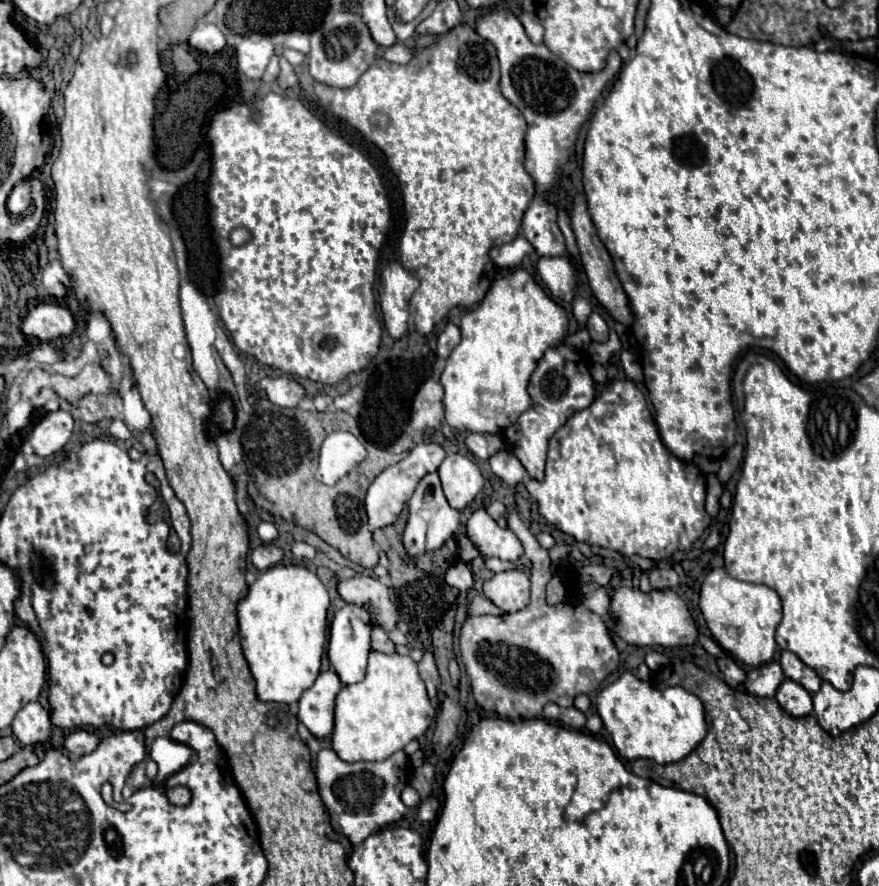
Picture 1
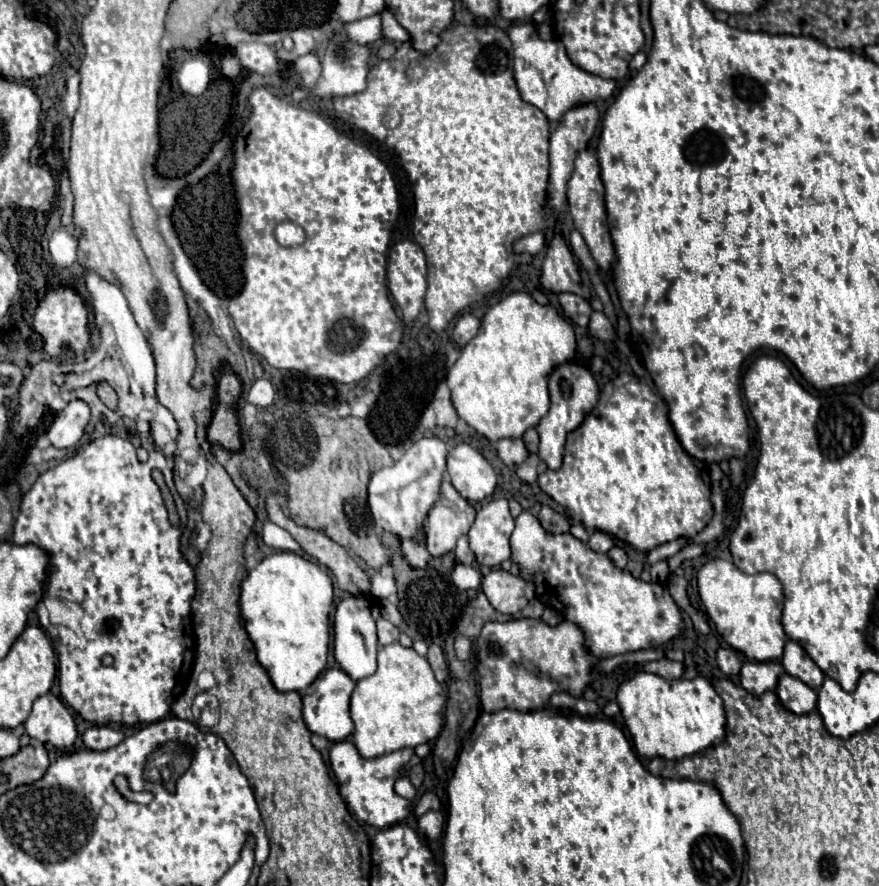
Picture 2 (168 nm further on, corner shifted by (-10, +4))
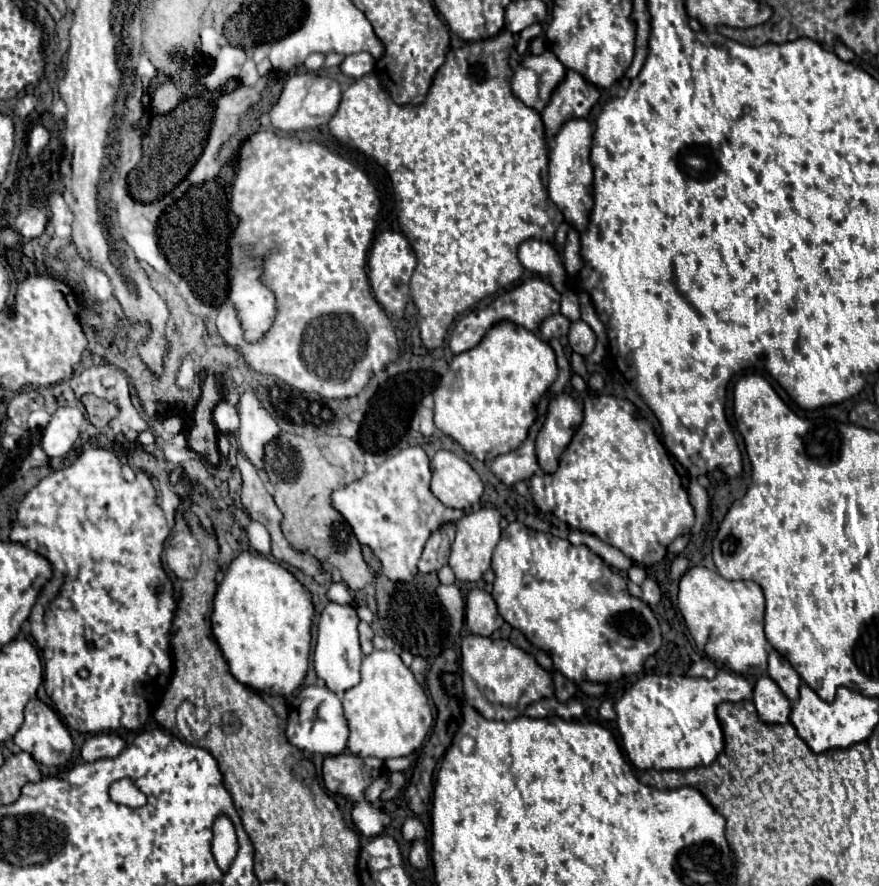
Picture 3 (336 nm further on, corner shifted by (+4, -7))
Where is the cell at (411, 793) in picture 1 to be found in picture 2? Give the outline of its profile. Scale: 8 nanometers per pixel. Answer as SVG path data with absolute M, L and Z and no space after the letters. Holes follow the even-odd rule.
M402 776L402 778L398 778L398 780L396 780L394 790L396 790L400 796L408 798L408 800L414 800L414 798L416 798L416 788L410 784L410 780L408 780L406 776Z

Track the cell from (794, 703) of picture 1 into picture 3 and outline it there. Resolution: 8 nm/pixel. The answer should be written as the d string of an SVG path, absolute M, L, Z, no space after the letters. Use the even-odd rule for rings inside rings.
M760 677L756 681L754 705L764 723L788 723L790 719L792 705L770 677Z

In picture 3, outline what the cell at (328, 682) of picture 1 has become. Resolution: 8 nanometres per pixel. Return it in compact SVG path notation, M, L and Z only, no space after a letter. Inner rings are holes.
M312 685L312 687L302 687L300 693L294 695L290 703L290 713L288 713L288 727L286 727L286 737L290 743L298 749L320 753L320 755L338 755L346 749L348 741L348 725L342 715L342 703L324 685Z

